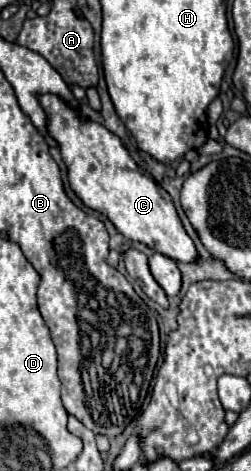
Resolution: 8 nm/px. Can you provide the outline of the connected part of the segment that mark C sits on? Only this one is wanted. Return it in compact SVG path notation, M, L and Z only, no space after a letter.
M53 94L41 96L41 106L49 118L49 134L59 142L63 160L67 164L69 184L87 208L107 216L127 240L141 242L153 252L177 262L201 262L193 240L177 216L169 192L165 192L149 174L141 172L115 134L111 134L105 126L75 114L61 98Z

